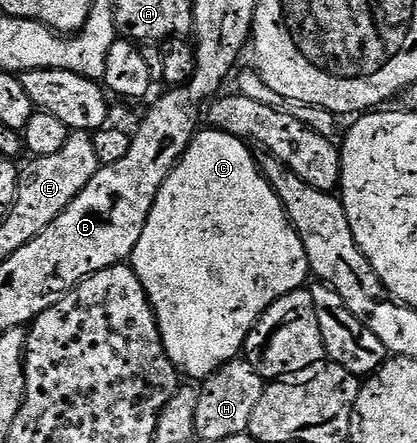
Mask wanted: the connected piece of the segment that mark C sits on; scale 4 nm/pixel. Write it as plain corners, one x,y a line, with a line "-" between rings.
207,127
196,132
185,151
185,155
177,162
175,170
169,175
169,179
165,179
165,183
153,203
153,211
149,211
145,231
141,231
141,239
137,239
137,247
132,251
129,258
129,264
135,270
137,279
141,279
141,287
145,287
145,295
155,312
155,318
163,336
163,346
169,355
169,359
176,369
181,371
184,378
195,383
206,381
222,365
227,365
230,361
236,360
240,356
243,344
247,342
252,327
259,322
259,316
277,299
289,295
294,289
302,289
308,284
309,270
305,247
301,243
297,231
291,226
291,221
283,210
281,199
273,191
273,187
263,178
256,154
251,154
247,148
249,145
244,138
234,137
219,129

